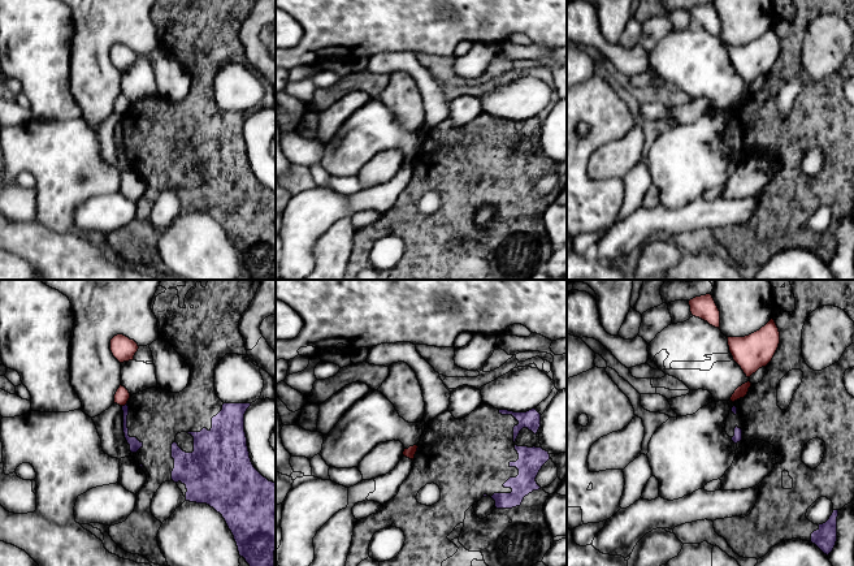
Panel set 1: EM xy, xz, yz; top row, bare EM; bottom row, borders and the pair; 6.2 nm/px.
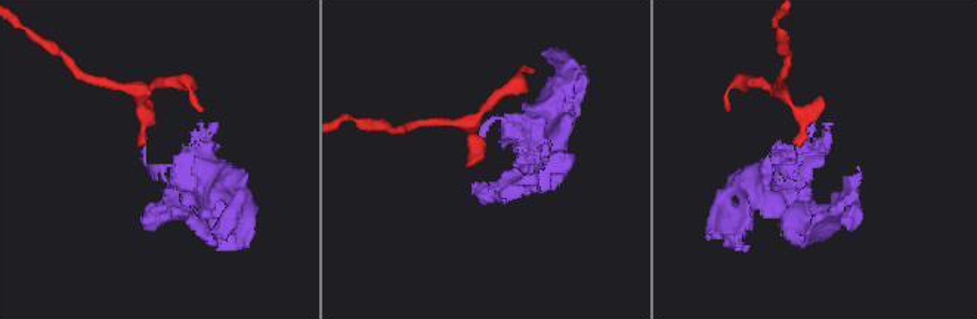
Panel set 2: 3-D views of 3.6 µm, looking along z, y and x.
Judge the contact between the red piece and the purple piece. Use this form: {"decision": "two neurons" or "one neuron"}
{"decision": "two neurons"}

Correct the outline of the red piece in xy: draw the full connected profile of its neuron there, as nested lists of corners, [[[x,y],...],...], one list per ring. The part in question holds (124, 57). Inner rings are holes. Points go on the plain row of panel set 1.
[[[117,43],[110,48],[110,60],[120,72],[133,69],[138,57],[138,52],[123,43]]]

